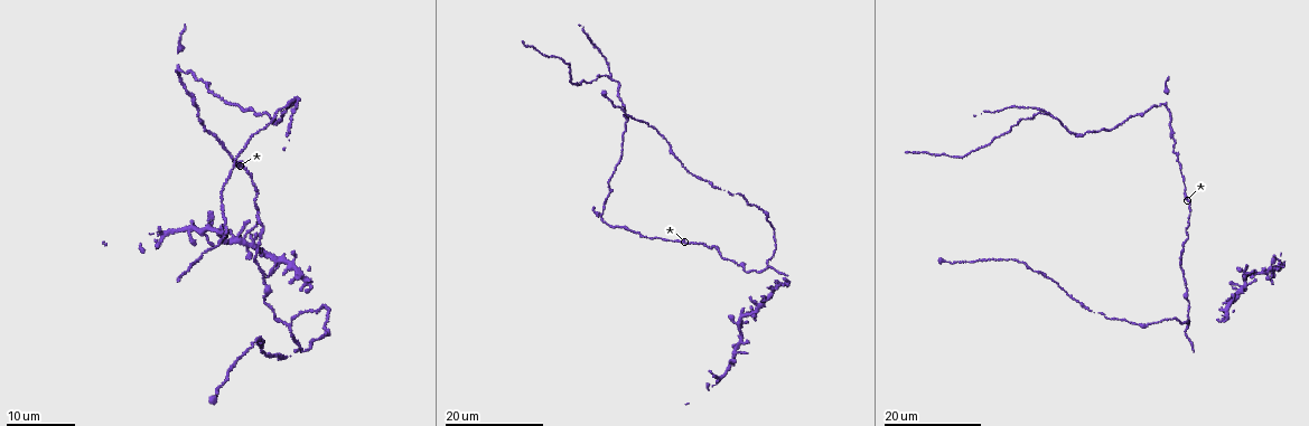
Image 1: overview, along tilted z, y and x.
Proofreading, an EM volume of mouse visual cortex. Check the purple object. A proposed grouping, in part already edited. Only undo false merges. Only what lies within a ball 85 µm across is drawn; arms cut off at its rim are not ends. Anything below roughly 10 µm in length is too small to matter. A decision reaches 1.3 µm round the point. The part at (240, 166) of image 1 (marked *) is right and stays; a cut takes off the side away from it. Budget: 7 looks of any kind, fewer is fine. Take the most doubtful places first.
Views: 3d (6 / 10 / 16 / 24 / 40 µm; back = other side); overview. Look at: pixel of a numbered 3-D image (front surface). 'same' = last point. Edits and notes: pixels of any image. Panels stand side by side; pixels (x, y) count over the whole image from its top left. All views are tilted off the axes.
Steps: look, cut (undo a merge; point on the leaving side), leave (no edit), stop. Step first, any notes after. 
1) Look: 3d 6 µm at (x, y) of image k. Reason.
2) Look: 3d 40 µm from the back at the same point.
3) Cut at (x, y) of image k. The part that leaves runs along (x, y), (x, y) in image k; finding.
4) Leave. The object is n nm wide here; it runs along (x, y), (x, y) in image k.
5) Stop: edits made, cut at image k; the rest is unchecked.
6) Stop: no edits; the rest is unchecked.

Look: 3d 16 µm at (609, 74) of image 1. Three-way junction.

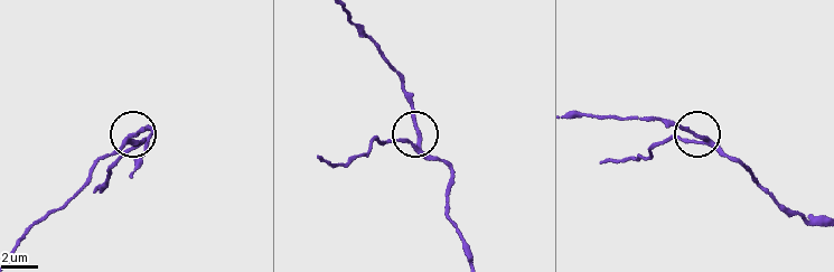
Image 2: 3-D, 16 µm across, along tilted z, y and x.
Look: 3d 6 µm at (130, 138) of image 2.

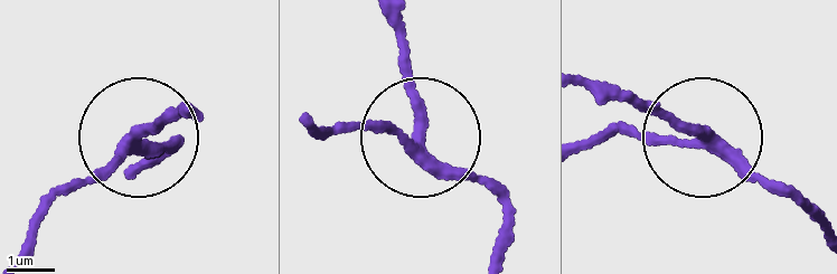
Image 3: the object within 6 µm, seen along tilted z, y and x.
Leave. The object is 210 nm wide here; it runs along (138, 168), (168, 144), (143, 139), (184, 103) in image 3; one cell here.

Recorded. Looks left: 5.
Look: 3d 24 µm at (1188, 326) of image 1. Thick turns thin.

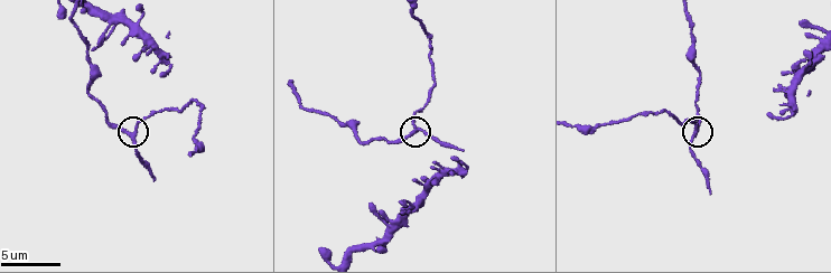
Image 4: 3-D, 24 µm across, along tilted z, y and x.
Look: 3d 6 µm at (133, 135) of image 4.

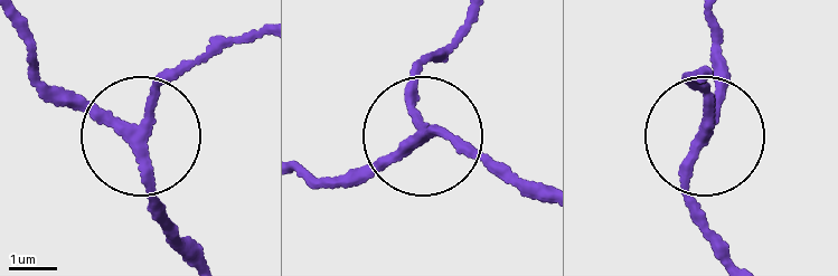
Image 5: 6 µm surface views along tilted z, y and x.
Leave. It runs along (308, 180), (415, 136), (432, 59) in image 5; continuous, no second cell.

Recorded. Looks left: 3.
Look: 3d 16 µm at (1038, 274) of image 1. Thick turns thin.

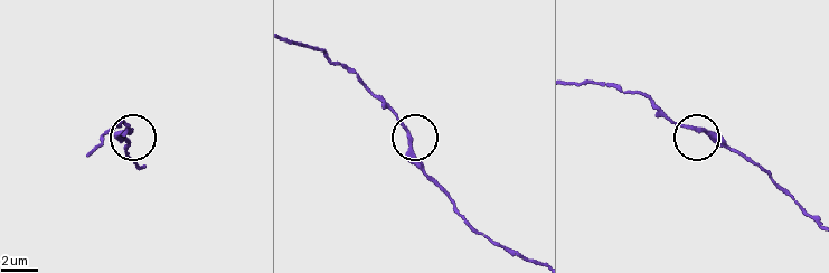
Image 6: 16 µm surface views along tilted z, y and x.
Look: 3d 6 µm at (411, 141) of image 6.

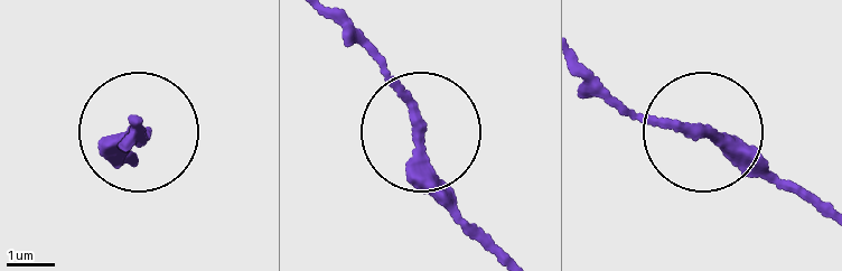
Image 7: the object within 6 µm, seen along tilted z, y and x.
Leave. The object is 280 nm wide here; it runs along (492, 254), (432, 161), (411, 96), (363, 41) in image 7; all the same cell.

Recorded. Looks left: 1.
Stop: no edits; the rest is unchecked.

